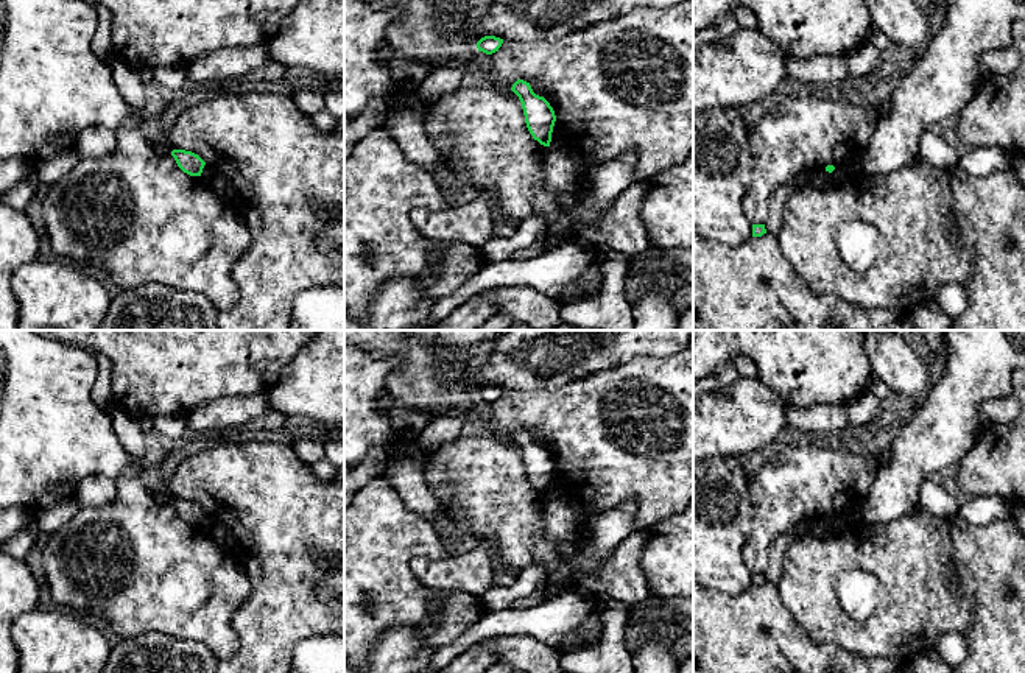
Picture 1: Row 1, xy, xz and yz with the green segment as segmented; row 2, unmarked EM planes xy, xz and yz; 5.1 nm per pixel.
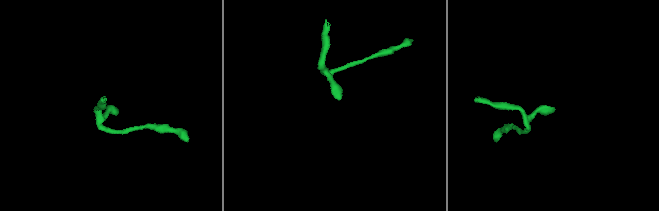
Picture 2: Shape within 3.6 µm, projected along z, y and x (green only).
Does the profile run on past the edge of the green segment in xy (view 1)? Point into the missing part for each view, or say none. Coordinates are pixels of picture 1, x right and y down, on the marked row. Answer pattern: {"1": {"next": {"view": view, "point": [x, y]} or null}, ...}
{"1": {"next": null}}

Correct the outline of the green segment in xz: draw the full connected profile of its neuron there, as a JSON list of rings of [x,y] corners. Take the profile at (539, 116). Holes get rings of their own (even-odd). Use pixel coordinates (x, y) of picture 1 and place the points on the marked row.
[[[517,79],[511,90],[519,97],[525,123],[533,136],[544,146],[550,146],[556,115],[550,103],[533,92],[530,83]]]

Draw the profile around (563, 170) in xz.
[[[550,146],[544,154],[547,185],[556,193],[570,193],[584,176],[576,154]]]

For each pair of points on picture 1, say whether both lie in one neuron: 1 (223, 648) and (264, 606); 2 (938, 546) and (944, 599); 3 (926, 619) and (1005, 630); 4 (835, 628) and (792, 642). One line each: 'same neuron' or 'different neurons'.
1: different neurons
2: same neuron
3: different neurons
4: different neurons

